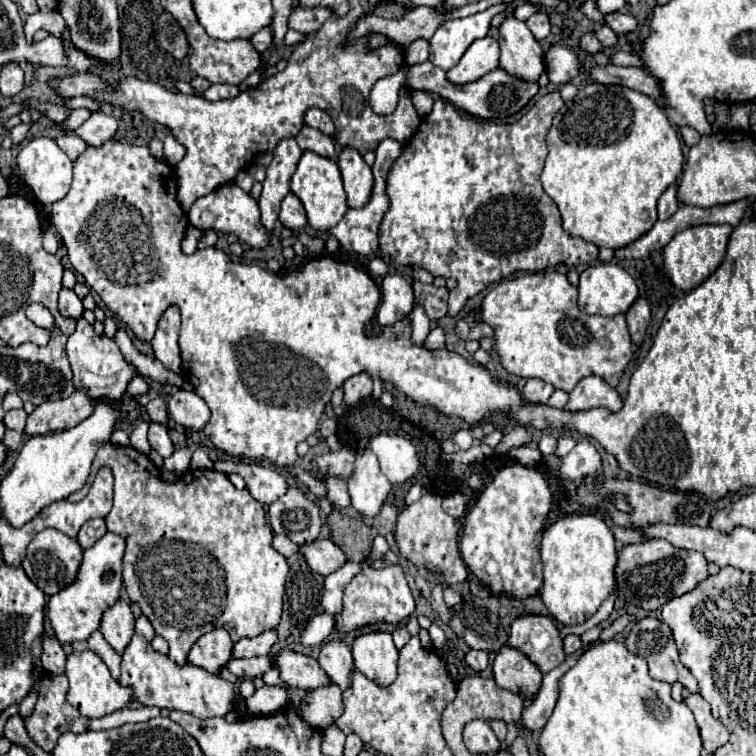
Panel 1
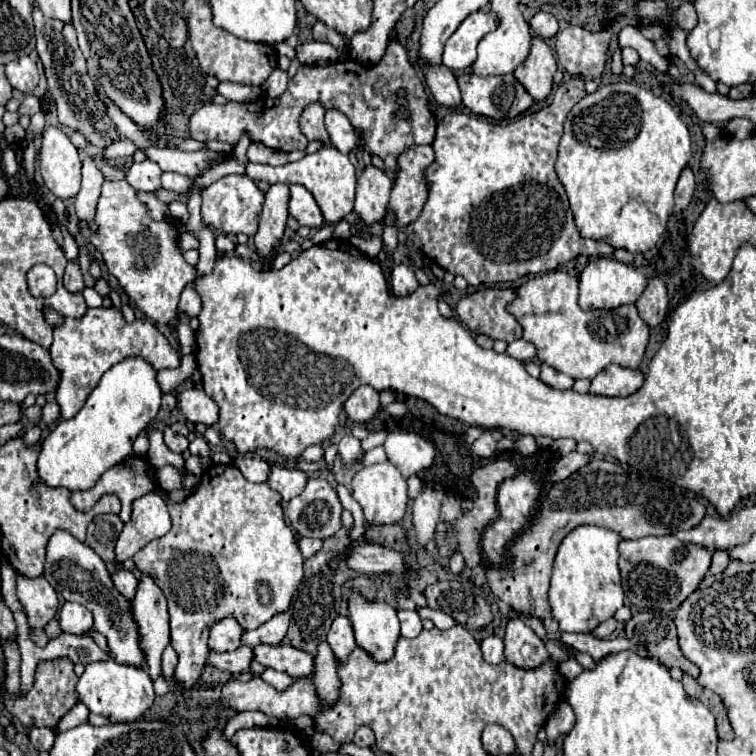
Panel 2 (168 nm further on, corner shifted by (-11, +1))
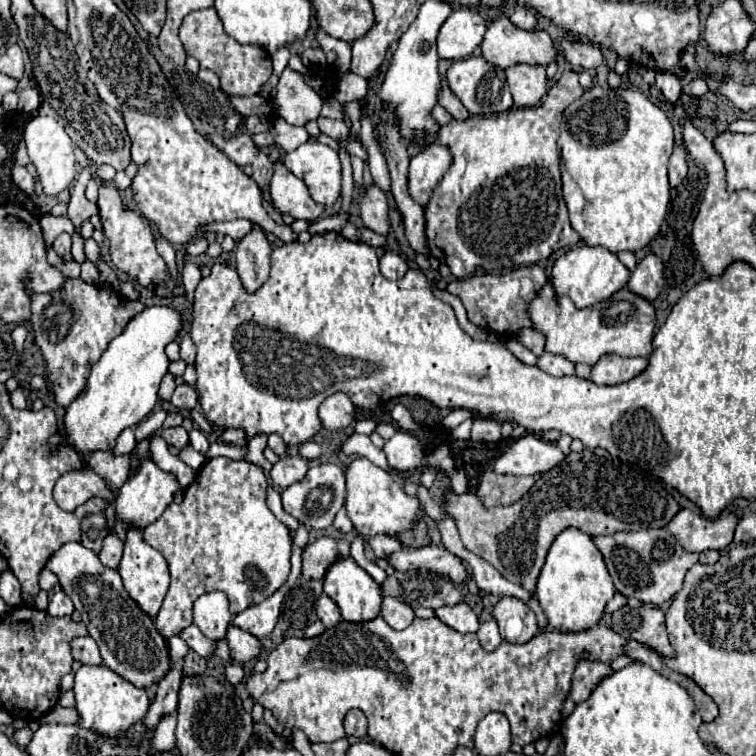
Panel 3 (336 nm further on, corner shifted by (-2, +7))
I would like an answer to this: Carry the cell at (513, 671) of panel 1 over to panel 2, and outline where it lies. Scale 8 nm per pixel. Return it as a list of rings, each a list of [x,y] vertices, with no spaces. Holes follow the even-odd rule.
[[[518,618],[508,620],[504,644],[506,660],[510,664],[516,664],[518,668],[538,668],[542,662],[548,660],[544,642]]]

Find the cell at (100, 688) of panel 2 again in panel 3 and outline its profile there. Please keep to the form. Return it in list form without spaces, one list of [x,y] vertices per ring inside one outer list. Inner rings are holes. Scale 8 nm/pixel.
[[[99,664],[99,666],[81,666],[75,672],[75,708],[79,710],[79,726],[93,730],[103,736],[121,736],[125,734],[133,724],[137,724],[149,708],[147,692],[145,688],[131,686],[123,676],[115,674],[111,668]]]

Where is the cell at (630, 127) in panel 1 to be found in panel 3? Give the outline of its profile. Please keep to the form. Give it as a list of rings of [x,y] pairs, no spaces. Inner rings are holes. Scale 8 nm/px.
[[[593,86],[565,108],[557,146],[561,150],[559,168],[563,176],[563,198],[569,208],[571,226],[579,232],[581,240],[589,246],[603,246],[611,252],[637,252],[645,248],[659,232],[669,204],[667,162],[675,142],[673,126],[665,112],[641,90]]]

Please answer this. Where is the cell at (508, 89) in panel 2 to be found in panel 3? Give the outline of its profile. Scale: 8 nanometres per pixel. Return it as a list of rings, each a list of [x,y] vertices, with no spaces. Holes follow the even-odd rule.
[[[467,56],[463,60],[453,62],[451,68],[447,70],[447,82],[449,82],[449,88],[457,94],[457,98],[471,114],[507,112],[513,106],[513,98],[505,82],[505,72],[497,66],[487,64],[481,56]]]

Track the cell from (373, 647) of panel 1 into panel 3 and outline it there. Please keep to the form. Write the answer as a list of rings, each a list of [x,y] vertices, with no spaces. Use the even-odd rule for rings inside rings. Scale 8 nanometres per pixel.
[[[343,558],[327,570],[323,590],[339,606],[341,616],[347,622],[369,622],[381,614],[381,600],[383,600],[381,588],[365,570],[361,570],[355,564],[353,558]]]

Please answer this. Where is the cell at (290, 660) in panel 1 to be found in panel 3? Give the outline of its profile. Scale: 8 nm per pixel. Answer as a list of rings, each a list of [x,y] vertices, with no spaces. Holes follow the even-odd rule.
[[[229,626],[225,640],[231,648],[231,658],[241,664],[249,662],[251,658],[255,658],[263,652],[263,644],[255,636],[251,636],[245,630],[239,630],[235,626]]]

